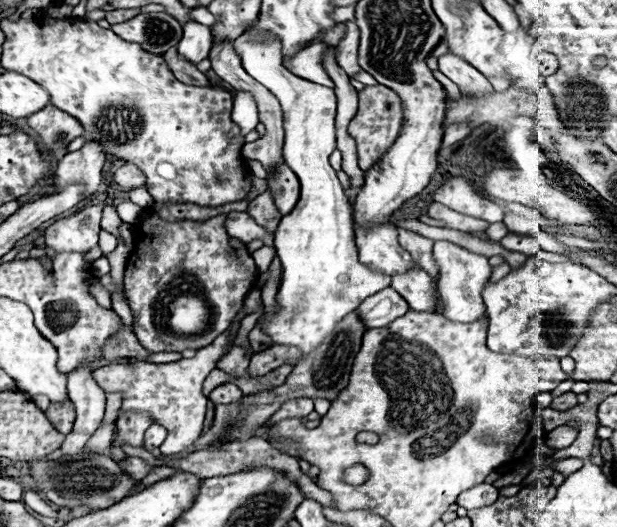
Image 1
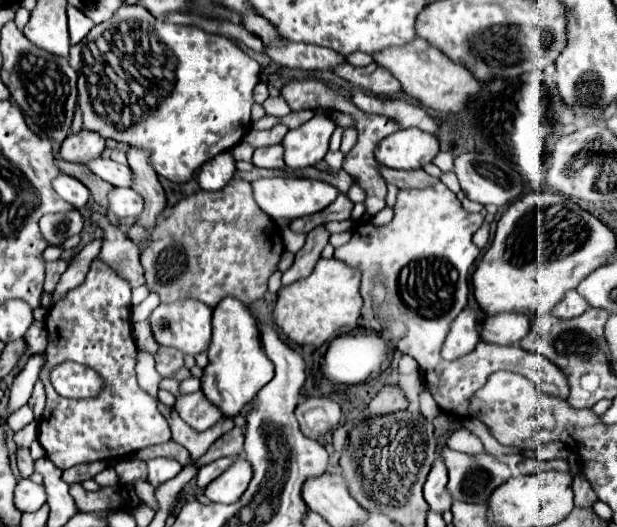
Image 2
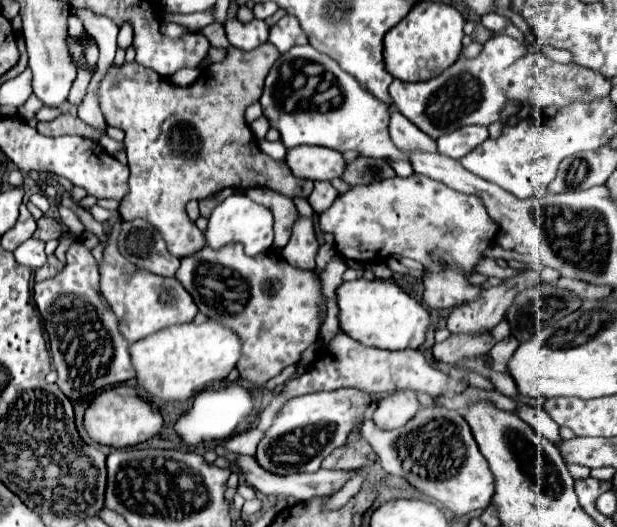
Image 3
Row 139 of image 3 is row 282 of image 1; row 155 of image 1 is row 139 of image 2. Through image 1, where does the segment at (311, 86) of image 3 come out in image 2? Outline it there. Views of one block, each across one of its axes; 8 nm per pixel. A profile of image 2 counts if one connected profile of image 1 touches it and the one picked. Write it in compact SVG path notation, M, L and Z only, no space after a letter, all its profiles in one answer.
M314 116L296 130L288 130L282 140L284 162L288 168L304 168L320 162L330 144L336 124L328 116Z

